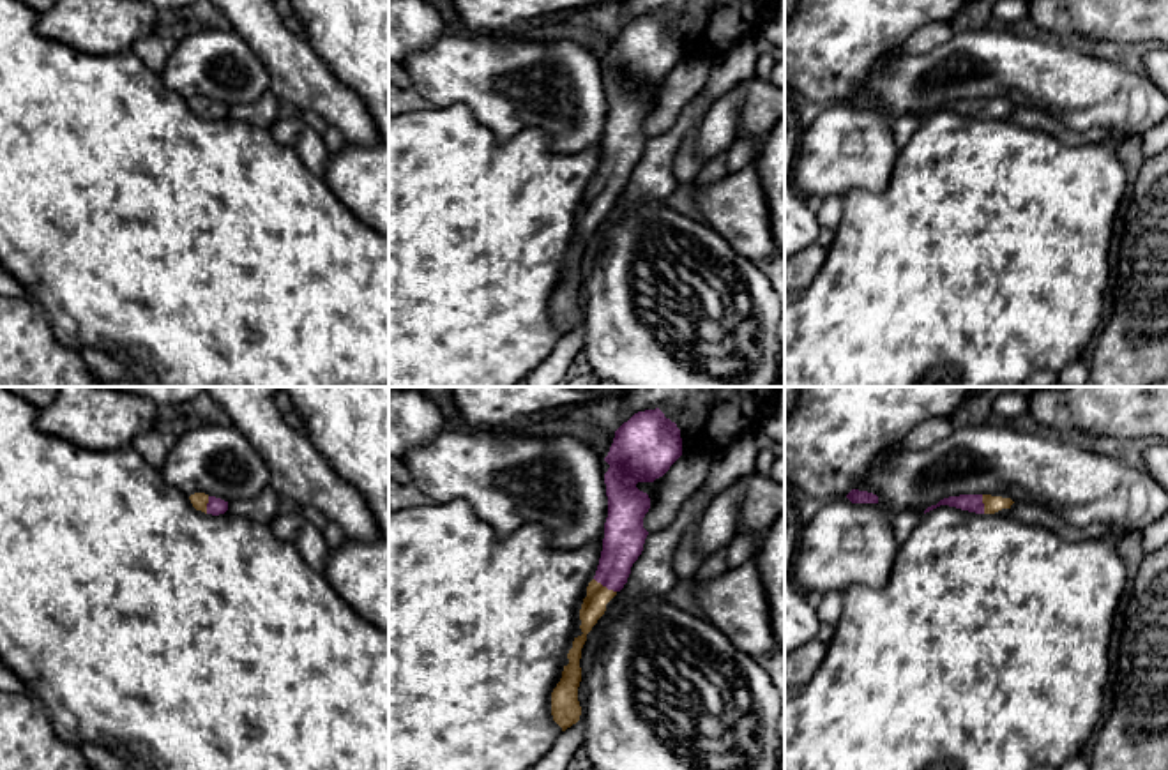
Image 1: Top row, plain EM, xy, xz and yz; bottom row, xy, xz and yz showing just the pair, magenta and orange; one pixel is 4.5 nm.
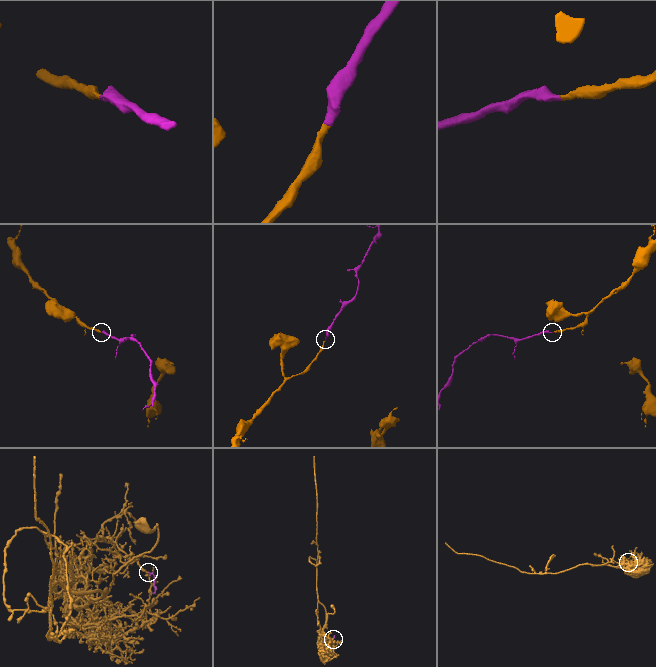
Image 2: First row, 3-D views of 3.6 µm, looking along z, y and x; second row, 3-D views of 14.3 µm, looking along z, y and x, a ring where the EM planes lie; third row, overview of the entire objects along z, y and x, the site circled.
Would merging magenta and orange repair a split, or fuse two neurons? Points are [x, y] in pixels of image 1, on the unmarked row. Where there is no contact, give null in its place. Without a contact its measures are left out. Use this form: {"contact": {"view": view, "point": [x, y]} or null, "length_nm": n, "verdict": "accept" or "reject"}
{"contact": {"view": "xz", "point": [605, 189]}, "length_nm": 120, "verdict": "accept"}

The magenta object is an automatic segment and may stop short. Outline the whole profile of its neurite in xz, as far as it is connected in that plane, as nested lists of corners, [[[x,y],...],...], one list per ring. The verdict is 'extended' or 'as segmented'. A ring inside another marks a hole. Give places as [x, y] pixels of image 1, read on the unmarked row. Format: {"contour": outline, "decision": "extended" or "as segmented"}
{"contour": [[[659,12],[634,18],[615,35],[604,62],[610,72],[604,78],[608,122],[603,155],[580,214],[583,238],[574,242],[567,258],[569,268],[564,270],[562,283],[551,297],[551,320],[562,336],[576,328],[581,320],[578,306],[580,263],[587,238],[604,219],[606,208],[627,187],[631,171],[641,159],[648,140],[643,122],[650,113],[650,102],[636,88],[663,81],[680,60],[680,34]]], "decision": "extended"}

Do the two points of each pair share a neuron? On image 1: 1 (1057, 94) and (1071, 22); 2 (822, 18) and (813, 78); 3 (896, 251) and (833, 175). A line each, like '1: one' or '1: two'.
1: two
2: one
3: two

